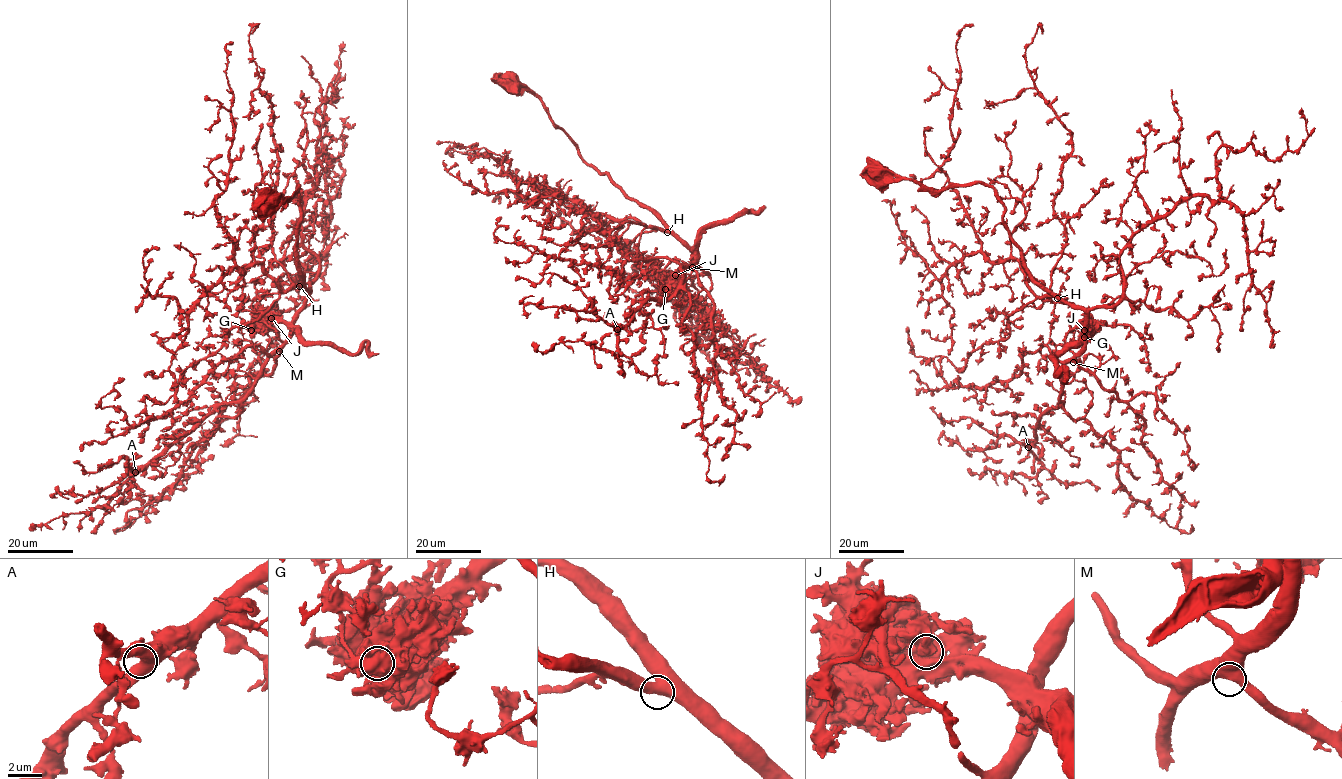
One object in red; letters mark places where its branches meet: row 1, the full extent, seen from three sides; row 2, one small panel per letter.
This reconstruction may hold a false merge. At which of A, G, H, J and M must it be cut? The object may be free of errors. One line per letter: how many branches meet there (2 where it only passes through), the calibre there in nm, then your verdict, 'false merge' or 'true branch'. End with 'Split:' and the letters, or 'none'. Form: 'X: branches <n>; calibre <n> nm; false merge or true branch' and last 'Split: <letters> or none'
A: branches 2; calibre 600 nm; true branch
G: branches 2; calibre 900 nm; false merge
H: branches 2; calibre 550 nm; true branch
J: branches 2; calibre 550 nm; true branch
M: branches 2; calibre 600 nm; true branch
Split: G

